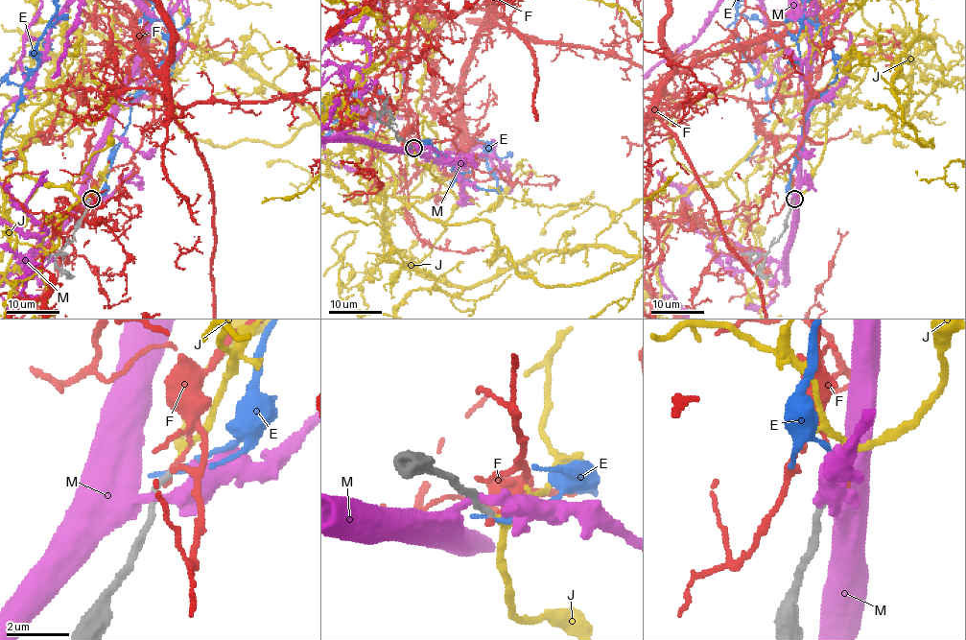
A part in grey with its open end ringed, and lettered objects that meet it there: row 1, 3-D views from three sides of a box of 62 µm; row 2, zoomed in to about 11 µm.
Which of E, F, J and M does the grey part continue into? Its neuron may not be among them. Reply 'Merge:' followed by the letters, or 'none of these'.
Merge: J

